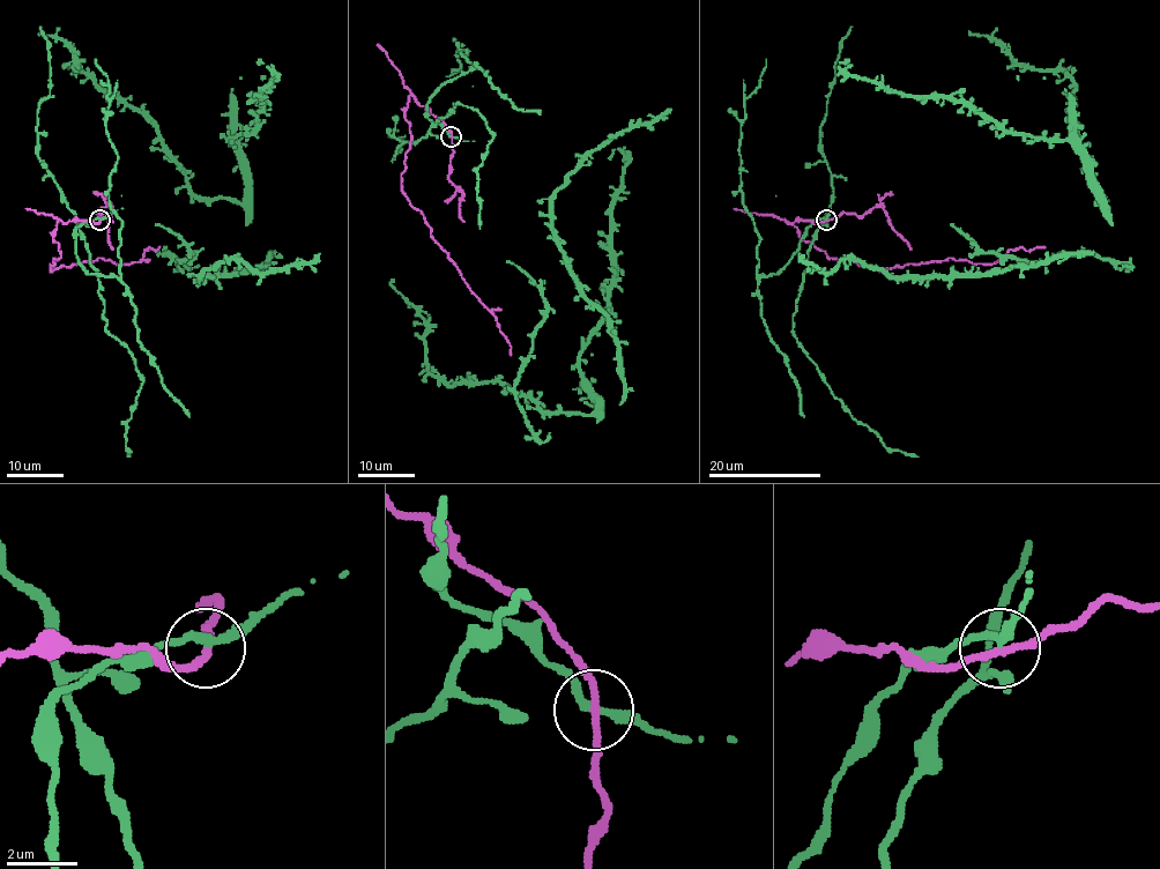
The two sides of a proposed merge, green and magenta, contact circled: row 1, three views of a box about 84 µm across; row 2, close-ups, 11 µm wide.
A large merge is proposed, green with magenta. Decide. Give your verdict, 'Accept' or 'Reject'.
Reject

